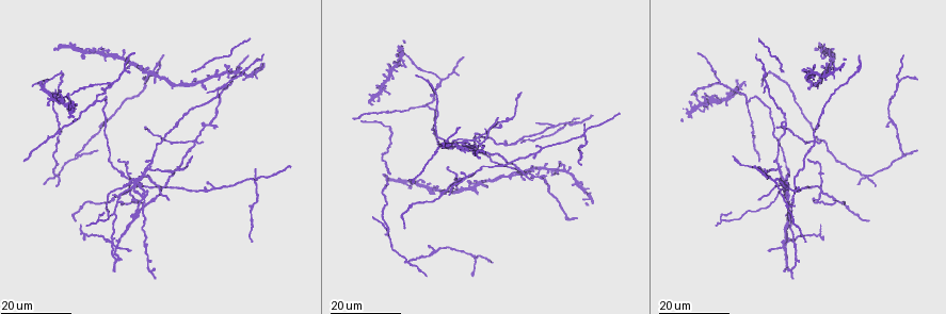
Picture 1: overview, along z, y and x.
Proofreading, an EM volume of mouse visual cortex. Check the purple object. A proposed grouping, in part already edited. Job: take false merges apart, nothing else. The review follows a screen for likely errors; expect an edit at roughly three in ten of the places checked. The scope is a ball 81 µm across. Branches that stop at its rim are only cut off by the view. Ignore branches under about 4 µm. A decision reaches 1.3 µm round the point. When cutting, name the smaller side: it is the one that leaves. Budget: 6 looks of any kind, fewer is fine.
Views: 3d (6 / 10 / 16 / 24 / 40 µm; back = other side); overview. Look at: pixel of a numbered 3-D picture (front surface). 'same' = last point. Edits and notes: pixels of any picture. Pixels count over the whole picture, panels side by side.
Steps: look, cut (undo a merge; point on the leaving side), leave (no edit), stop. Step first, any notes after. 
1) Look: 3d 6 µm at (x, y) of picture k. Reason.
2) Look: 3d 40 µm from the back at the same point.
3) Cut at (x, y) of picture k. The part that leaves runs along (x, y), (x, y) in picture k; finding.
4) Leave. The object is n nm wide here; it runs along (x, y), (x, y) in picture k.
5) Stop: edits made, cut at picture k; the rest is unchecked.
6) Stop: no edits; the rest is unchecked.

Look: 3d 16 µm at (426, 106) of picture 1. A fork.

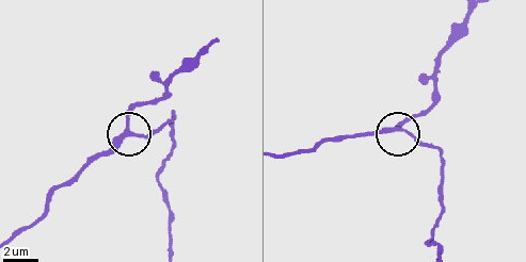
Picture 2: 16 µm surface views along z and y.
Look: 3d 6 µm at (124, 132) of picture 2.

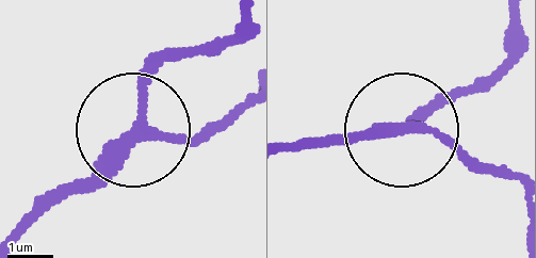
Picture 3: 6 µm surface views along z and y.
Leave. The object is 240 nm wide here; it runs along (507, 176), (416, 127), (293, 149) in picture 3; all the same neuron.

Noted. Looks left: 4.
Look: 3d 16 µm at (584, 134) of picture 1. Branch point.

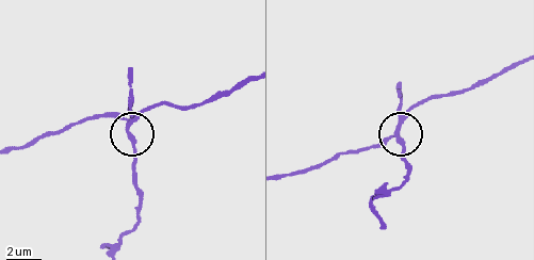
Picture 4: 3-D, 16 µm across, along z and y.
Look: 3d 6 µm at (130, 124) of picture 4.

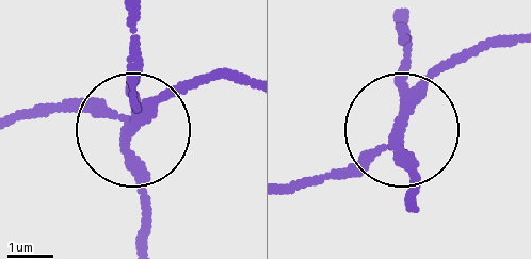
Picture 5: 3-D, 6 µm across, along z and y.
Look: 3d 6 µm from the back at (129, 131) of picture 5. Other side.

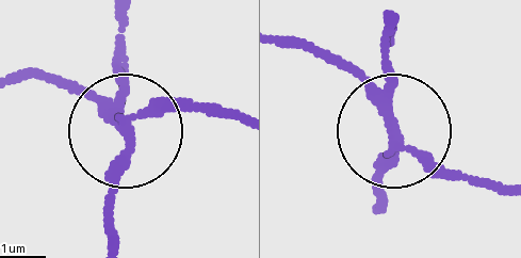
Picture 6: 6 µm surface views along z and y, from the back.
Cut at (116, 167) of picture 6. The object is 210 nm wide here; a second neuron is stuck on.

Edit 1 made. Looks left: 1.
Stop: edits made, cut at picture 6; the rest is unchecked.

